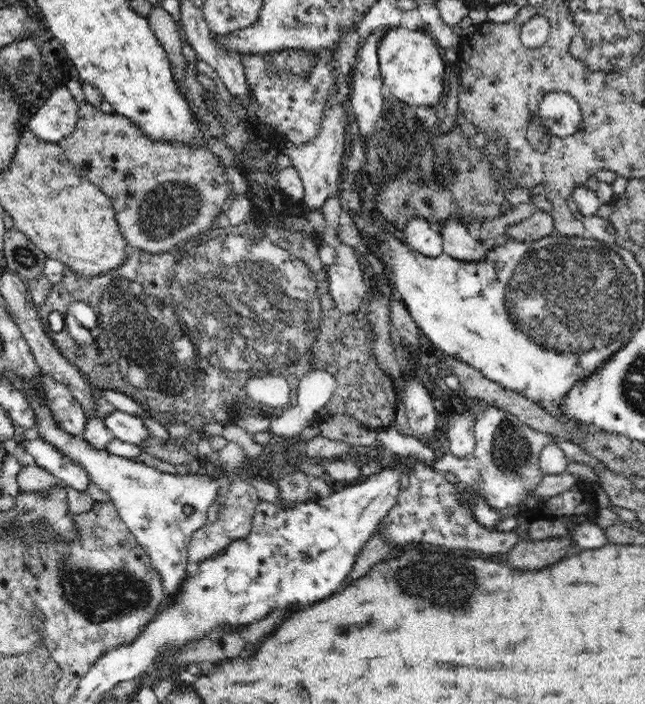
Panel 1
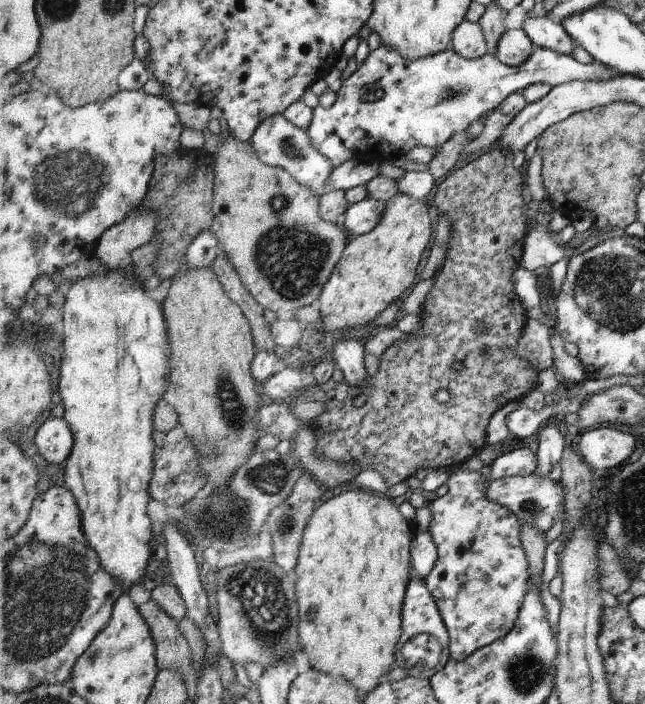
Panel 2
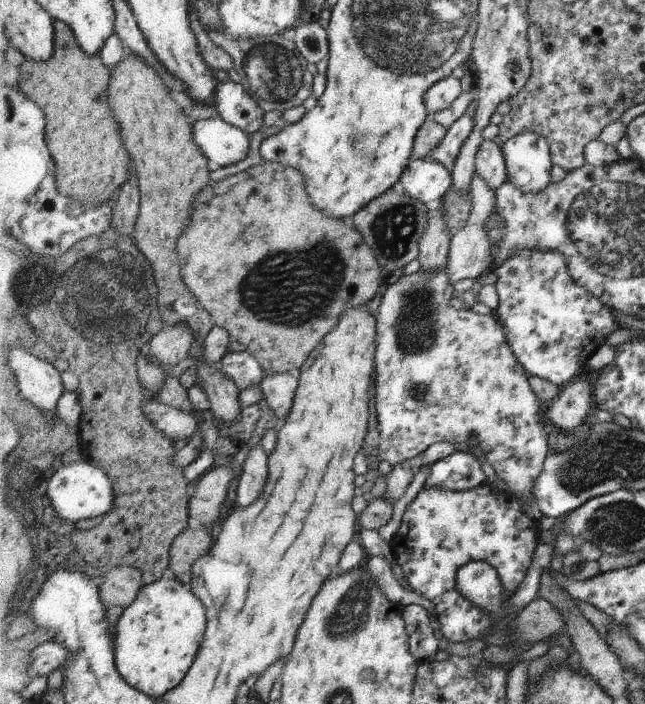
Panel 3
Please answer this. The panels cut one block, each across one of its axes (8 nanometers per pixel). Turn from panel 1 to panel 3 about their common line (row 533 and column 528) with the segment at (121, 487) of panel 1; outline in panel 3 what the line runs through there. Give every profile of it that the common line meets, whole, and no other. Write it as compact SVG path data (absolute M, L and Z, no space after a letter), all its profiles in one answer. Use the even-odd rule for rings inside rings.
M533 131L510 138L501 150L505 156L508 182L524 193L542 193L550 183L550 146Z

